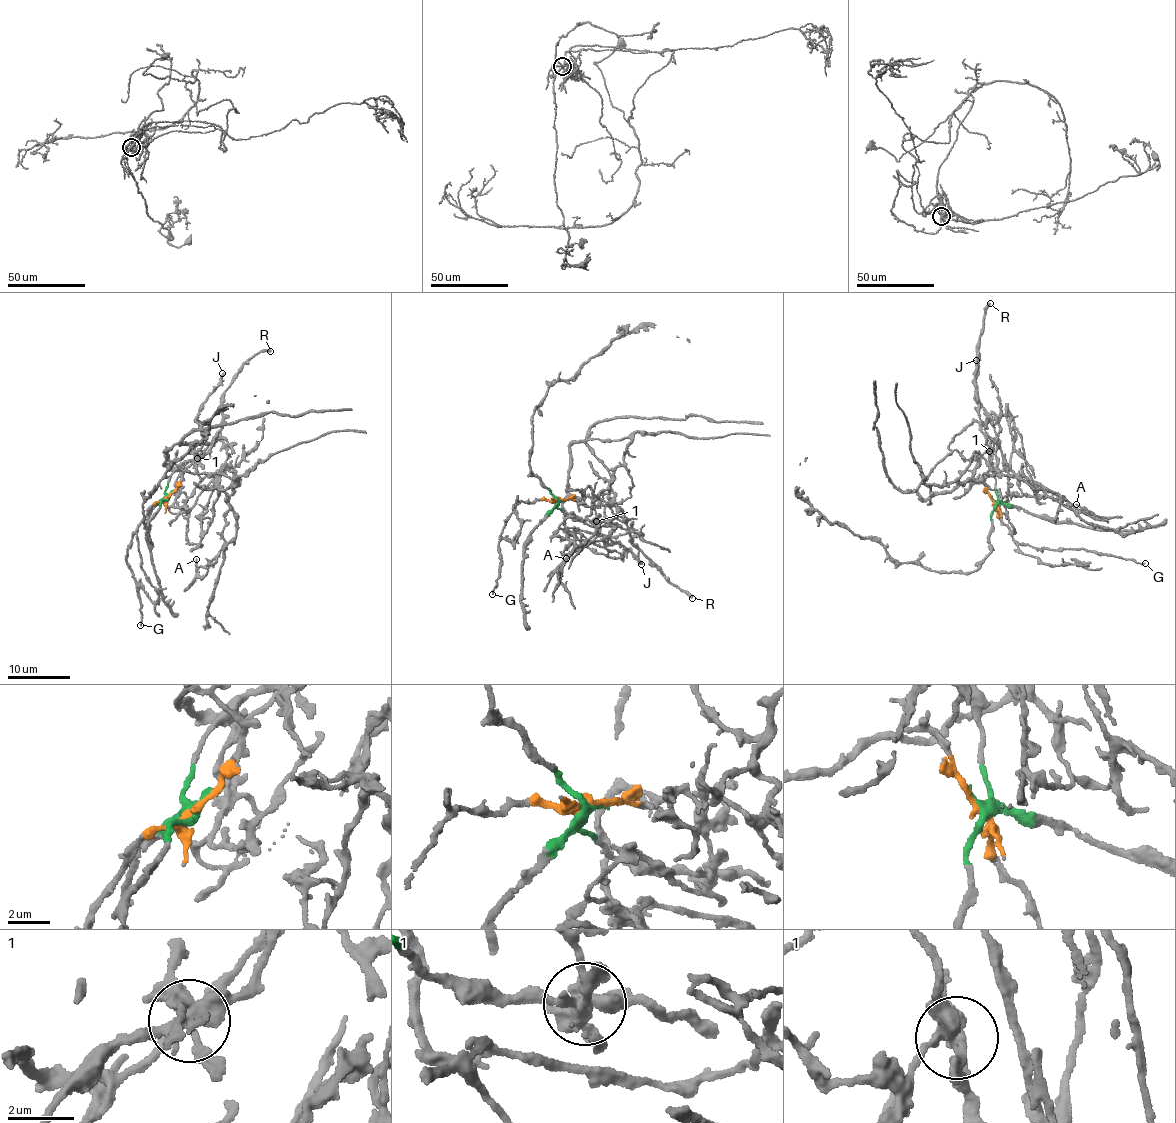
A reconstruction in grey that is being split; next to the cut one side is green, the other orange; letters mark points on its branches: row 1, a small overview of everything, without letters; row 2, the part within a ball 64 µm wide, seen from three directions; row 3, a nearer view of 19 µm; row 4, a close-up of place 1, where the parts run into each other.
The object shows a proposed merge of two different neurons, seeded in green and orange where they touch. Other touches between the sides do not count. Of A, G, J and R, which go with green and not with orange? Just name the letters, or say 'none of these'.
R

